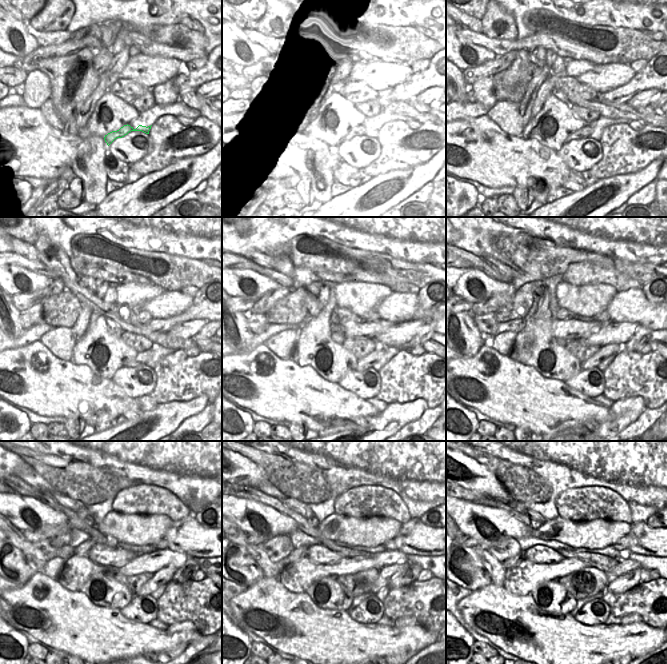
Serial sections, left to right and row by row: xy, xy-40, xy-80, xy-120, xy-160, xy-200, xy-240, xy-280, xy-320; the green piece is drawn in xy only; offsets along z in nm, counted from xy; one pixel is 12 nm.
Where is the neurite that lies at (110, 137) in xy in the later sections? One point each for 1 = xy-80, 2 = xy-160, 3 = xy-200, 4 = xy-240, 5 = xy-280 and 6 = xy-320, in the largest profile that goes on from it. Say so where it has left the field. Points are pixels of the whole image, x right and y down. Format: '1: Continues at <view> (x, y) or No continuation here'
1: Continues at xy-80 (594, 131)
2: Continues at xy-160 (382, 354)
3: Continues at xy-200 (605, 355)
4: Continues at xy-240 (155, 586)
5: Continues at xy-280 (380, 588)
6: Continues at xy-320 (624, 566)

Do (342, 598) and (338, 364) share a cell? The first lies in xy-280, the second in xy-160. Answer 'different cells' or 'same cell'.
same cell

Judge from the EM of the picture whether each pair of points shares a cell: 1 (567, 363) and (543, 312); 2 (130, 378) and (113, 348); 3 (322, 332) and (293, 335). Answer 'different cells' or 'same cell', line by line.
1: same cell
2: different cells
3: different cells

